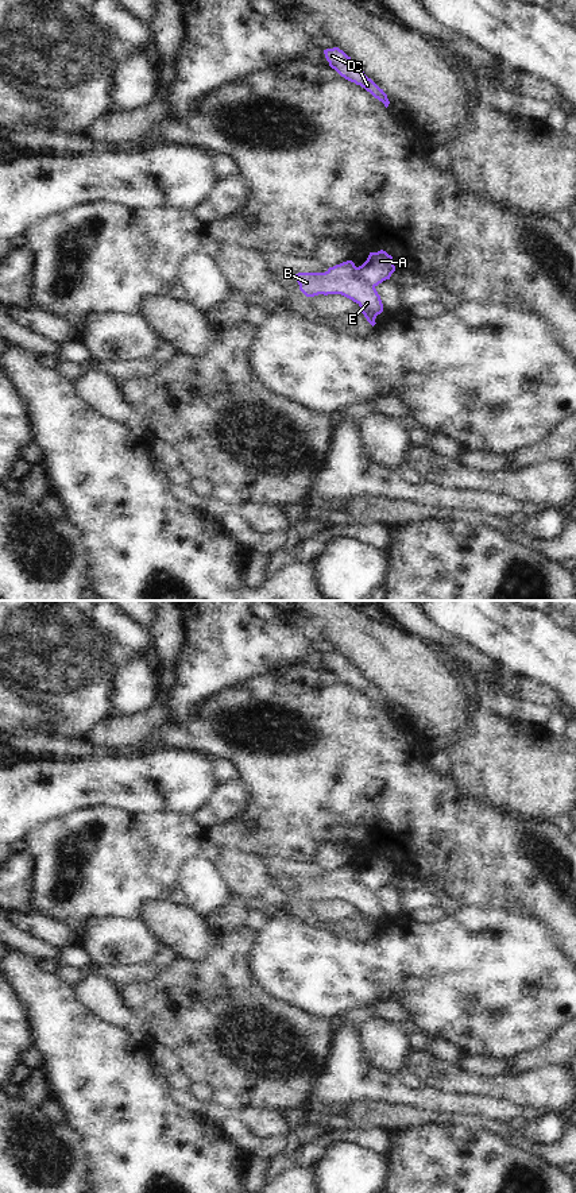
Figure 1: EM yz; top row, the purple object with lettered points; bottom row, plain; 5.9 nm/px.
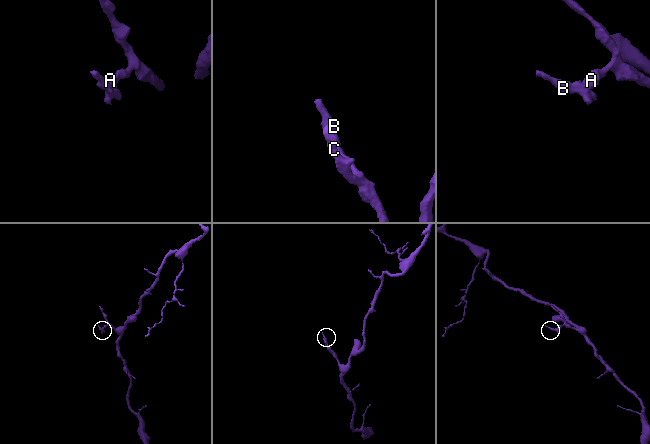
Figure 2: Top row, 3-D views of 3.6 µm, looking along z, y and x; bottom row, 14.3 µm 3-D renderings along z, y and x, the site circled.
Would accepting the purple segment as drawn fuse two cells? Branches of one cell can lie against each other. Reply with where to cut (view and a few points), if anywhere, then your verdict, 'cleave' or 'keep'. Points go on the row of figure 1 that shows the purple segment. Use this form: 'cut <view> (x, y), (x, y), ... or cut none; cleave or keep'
cut yz (355, 267), (355, 273), (374, 286); cleave

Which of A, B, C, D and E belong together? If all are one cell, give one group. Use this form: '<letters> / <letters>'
A C D / B E

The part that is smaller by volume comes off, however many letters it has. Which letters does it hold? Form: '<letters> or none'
B, E

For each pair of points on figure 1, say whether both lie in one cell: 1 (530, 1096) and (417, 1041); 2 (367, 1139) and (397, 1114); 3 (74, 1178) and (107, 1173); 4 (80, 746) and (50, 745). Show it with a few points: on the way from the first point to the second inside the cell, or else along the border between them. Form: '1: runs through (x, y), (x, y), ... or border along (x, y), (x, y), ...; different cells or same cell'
1: border along (410, 1047), (429, 1050); different cells
2: border along (354, 1127), (383, 1127), (389, 1132); different cells
3: border along (81, 1145), (88, 1178); different cells
4: runs through (73, 746), (57, 746); same cell

